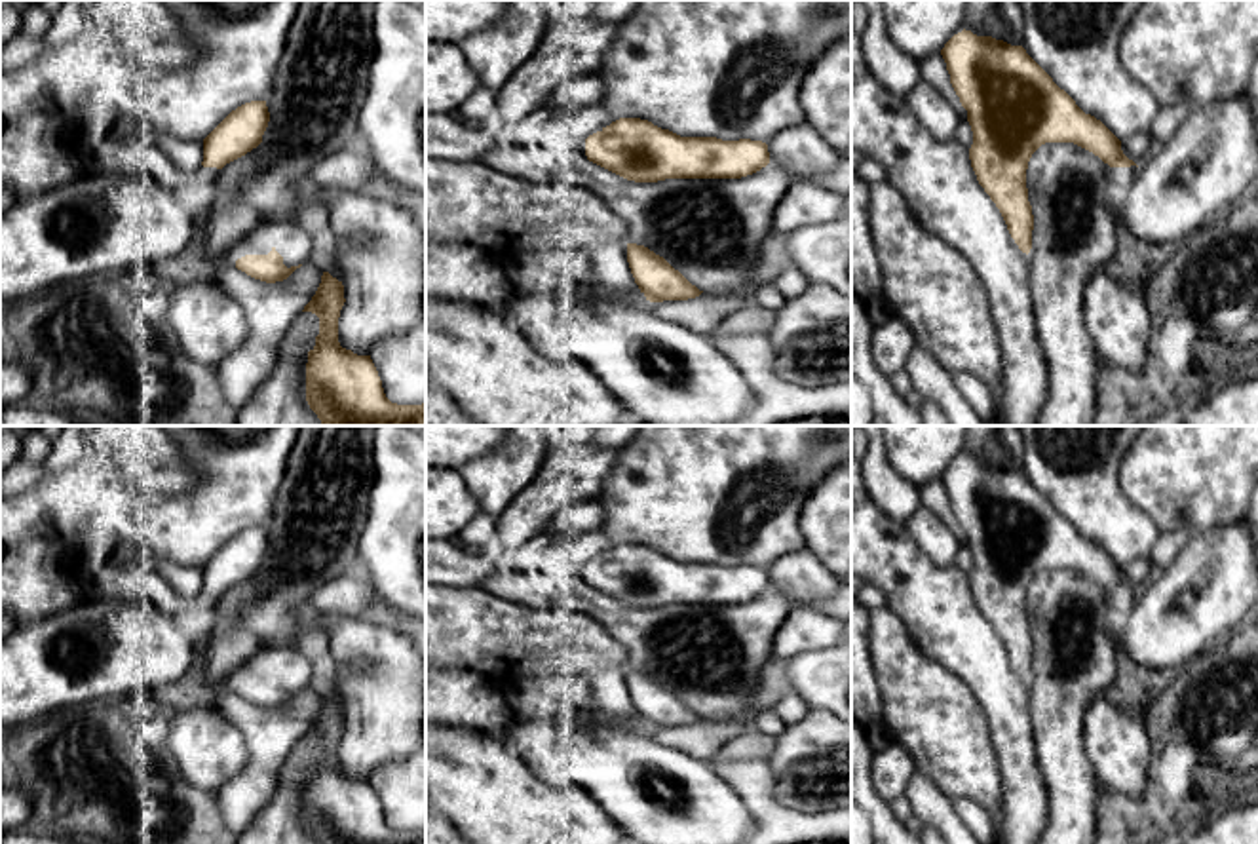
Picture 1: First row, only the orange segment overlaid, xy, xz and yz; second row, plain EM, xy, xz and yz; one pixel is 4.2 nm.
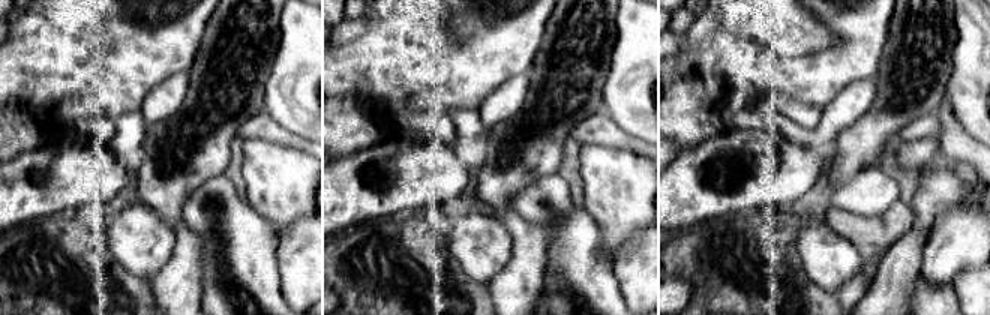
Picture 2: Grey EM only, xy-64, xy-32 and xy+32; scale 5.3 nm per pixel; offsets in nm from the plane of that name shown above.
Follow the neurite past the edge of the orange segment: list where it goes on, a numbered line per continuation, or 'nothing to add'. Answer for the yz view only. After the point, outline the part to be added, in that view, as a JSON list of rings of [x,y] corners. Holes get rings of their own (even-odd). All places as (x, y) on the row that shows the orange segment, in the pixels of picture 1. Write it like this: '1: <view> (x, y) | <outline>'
1: yz (1120, 183) | [[[1136,165],[1121,167],[1117,175],[1108,179],[1108,190],[1123,196],[1134,181],[1136,169]]]

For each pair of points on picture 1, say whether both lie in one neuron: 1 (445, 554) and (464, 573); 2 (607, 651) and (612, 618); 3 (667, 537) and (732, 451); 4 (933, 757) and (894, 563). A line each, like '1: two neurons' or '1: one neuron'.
1: one neuron
2: two neurons
3: one neuron
4: two neurons

